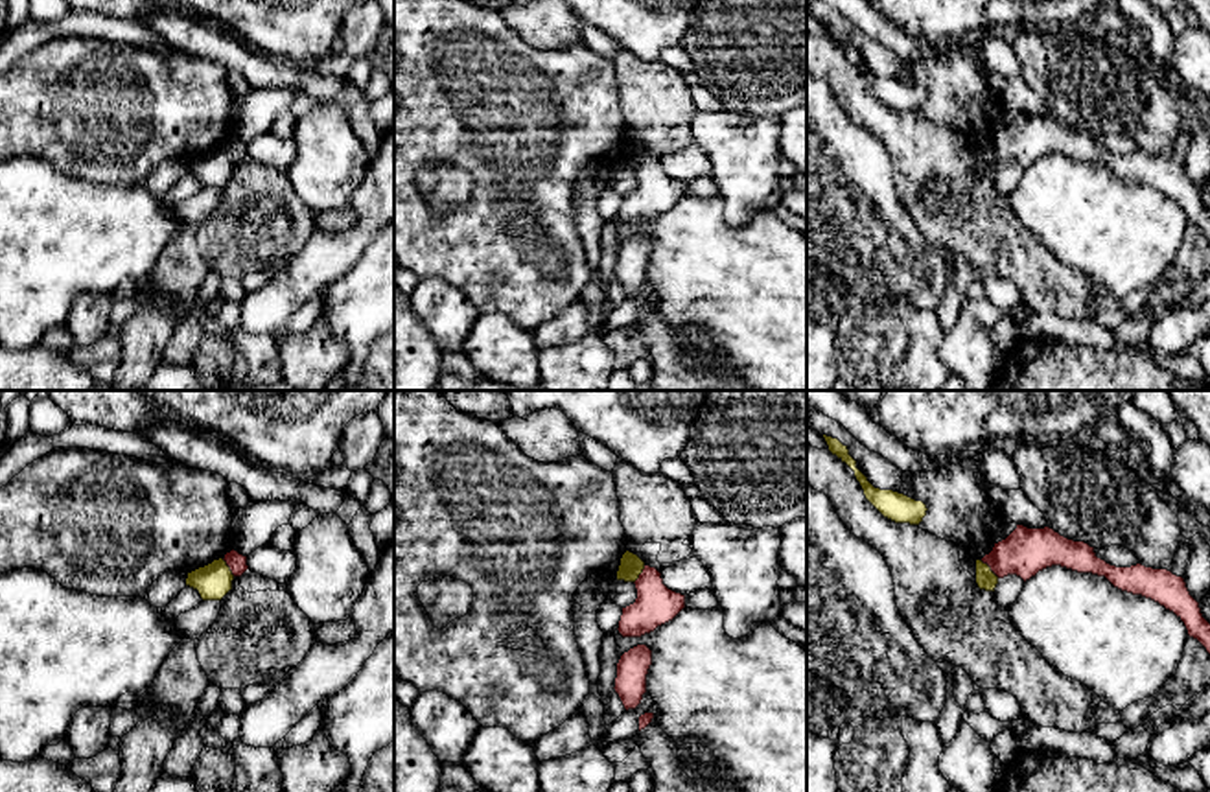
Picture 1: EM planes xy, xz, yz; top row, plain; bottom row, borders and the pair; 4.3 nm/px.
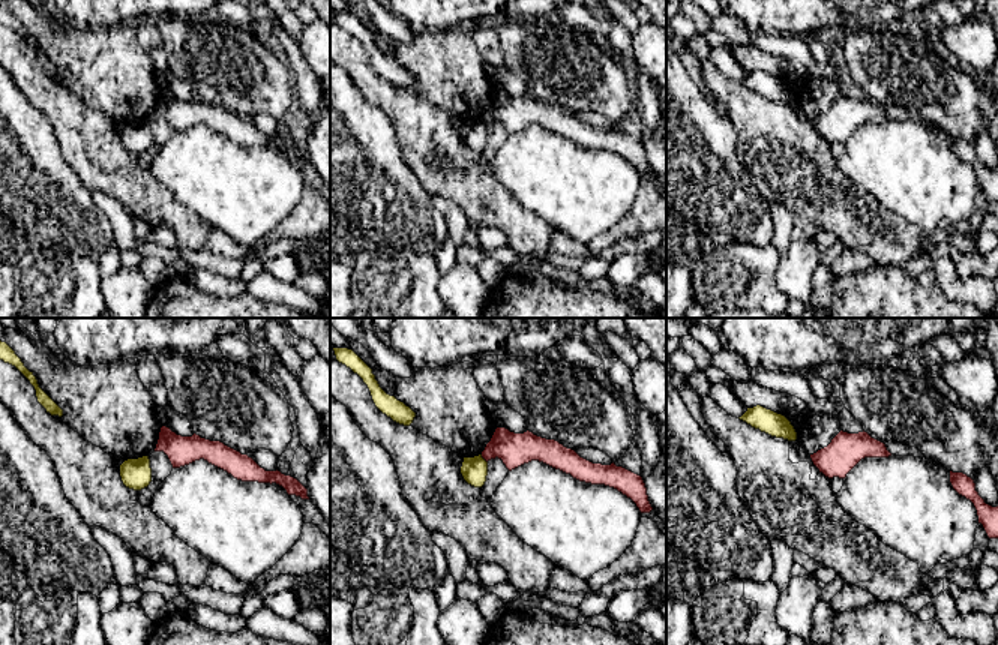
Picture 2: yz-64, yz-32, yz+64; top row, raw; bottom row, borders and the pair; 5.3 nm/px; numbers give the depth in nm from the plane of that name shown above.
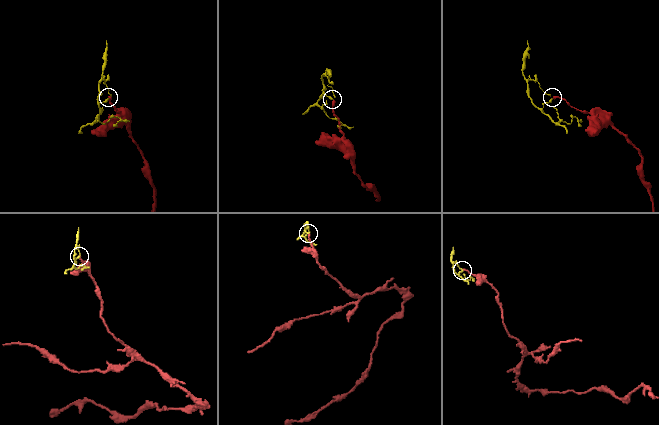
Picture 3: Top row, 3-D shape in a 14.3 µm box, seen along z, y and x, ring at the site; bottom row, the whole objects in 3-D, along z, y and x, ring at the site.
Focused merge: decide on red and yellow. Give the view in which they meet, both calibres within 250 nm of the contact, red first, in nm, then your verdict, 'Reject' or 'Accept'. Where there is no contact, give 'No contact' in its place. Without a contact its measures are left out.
Touches red in yz. Thickness 200 nm (red) against 90 nm. Reject

